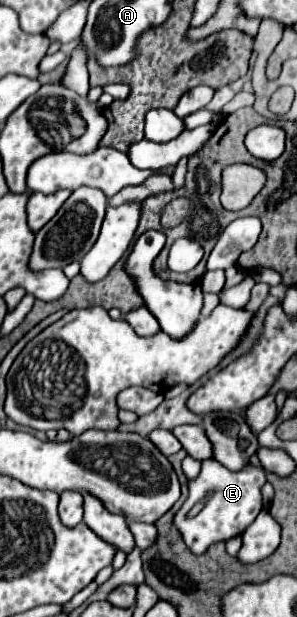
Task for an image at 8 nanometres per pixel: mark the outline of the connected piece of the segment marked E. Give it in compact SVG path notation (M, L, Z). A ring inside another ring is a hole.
M213 458L203 460L201 464L203 466L199 476L189 482L189 498L173 516L175 528L179 530L183 542L193 554L203 554L213 542L225 542L233 536L239 536L261 512L261 486L267 482L267 470L261 466L245 464L239 472L231 472ZM205 498L207 502L203 504L201 512L193 518L187 518L187 512Z

